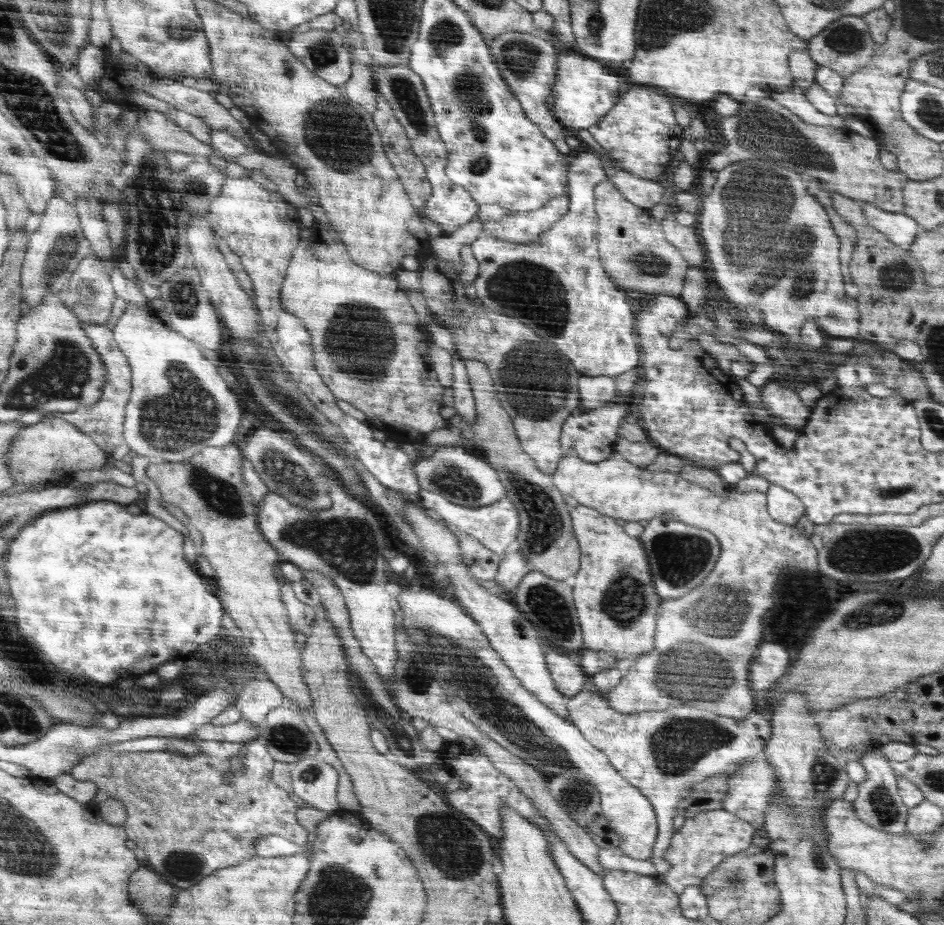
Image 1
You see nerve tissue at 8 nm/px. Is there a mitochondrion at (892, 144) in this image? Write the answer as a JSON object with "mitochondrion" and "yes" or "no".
{"mitochondrion":"no"}

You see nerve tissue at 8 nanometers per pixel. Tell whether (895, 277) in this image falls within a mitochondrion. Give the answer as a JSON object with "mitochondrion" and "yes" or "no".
{"mitochondrion":"yes"}

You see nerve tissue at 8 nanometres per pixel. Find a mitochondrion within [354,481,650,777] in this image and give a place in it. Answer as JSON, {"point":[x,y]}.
{"point":[624,600]}

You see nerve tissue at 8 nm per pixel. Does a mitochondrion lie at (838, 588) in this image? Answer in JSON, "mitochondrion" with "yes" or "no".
{"mitochondrion":"yes"}

